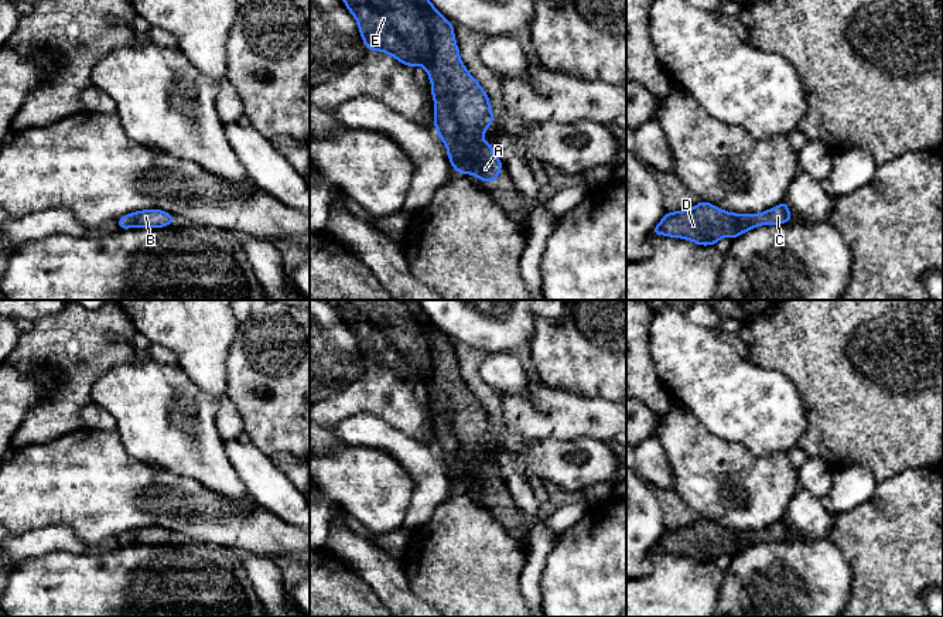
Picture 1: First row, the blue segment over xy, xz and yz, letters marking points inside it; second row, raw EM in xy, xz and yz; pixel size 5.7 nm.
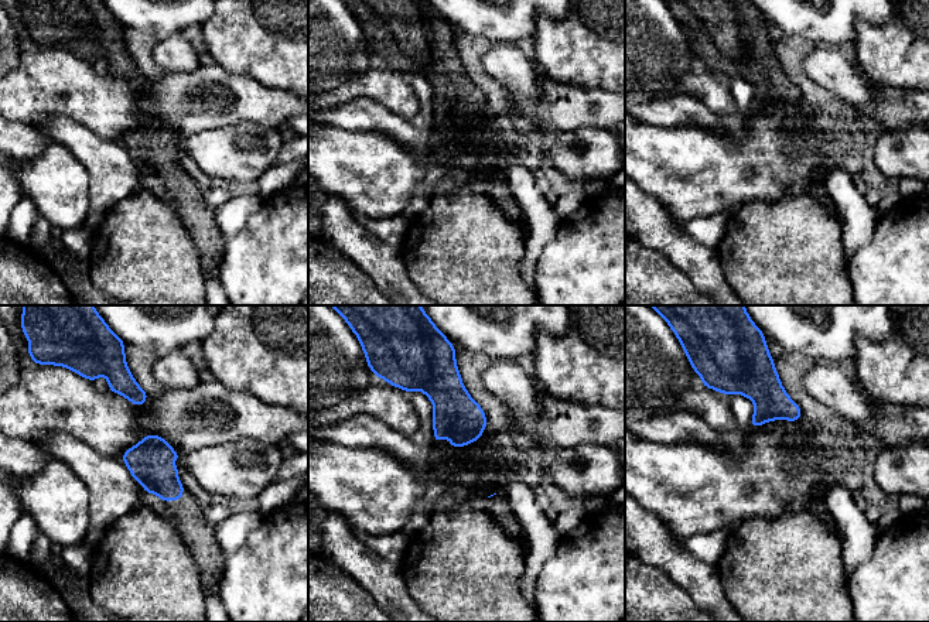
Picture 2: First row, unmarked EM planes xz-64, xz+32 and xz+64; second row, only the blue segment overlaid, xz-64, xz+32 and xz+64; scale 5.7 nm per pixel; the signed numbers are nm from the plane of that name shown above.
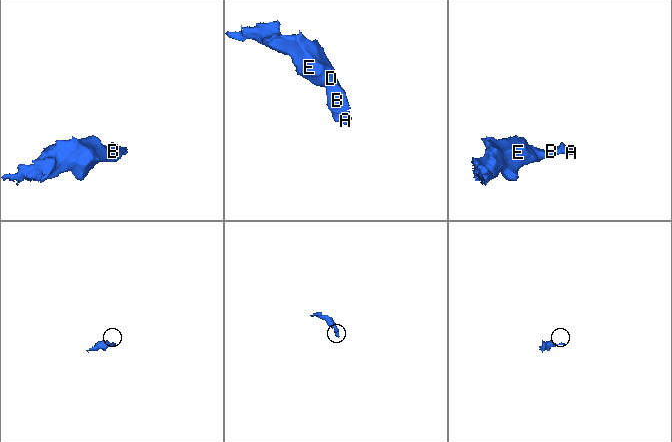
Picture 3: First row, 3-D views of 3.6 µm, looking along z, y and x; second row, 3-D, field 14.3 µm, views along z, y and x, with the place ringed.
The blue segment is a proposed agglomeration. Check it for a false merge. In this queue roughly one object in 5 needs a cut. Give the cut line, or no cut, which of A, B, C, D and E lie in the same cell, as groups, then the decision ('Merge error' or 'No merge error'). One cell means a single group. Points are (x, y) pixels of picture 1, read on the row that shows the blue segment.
No split. Groups: A B C D E. No merge error

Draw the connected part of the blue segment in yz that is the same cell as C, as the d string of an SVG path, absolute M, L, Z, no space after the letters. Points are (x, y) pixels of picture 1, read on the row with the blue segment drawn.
M700 201L693 208L666 212L652 235L689 239L707 246L715 245L724 236L734 239L759 225L787 224L790 218L786 201L761 214L732 214Z

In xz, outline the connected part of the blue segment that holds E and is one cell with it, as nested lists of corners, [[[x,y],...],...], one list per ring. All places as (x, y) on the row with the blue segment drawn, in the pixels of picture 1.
[[[344,0],[344,3],[356,18],[359,34],[366,48],[386,52],[411,68],[416,65],[426,68],[434,98],[434,127],[441,142],[447,146],[447,154],[452,168],[461,174],[472,174],[482,183],[496,181],[503,161],[493,156],[495,146],[492,143],[482,142],[486,129],[493,123],[492,108],[484,88],[462,64],[452,23],[430,0]]]

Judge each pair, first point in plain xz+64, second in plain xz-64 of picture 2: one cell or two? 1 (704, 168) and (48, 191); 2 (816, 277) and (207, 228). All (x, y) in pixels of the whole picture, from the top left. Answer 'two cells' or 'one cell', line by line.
1: one cell
2: two cells

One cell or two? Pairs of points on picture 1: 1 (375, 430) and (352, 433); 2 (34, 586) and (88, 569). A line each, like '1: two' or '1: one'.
1: one
2: one

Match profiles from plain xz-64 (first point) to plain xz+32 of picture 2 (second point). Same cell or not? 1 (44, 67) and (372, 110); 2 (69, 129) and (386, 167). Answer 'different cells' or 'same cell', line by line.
1: different cells
2: different cells

